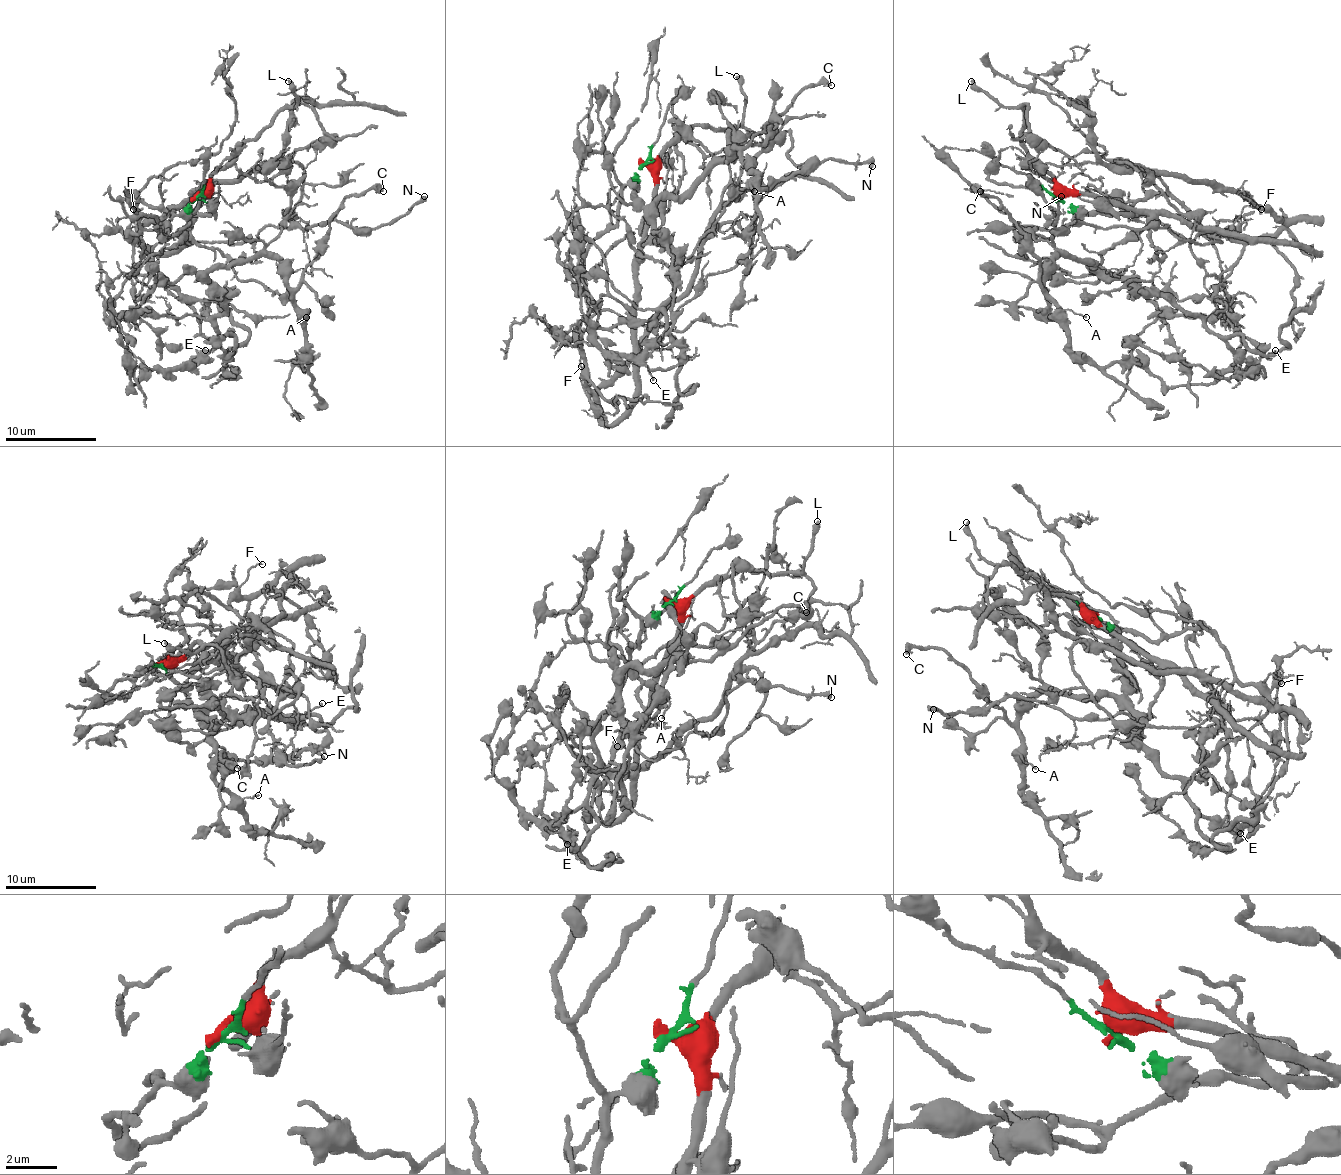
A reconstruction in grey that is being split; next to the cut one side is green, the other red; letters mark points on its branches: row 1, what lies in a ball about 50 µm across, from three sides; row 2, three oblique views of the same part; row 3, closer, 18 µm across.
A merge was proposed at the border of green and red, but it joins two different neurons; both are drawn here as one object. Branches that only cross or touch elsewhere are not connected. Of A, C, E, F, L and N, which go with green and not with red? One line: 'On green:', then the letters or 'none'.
On green: F, N

